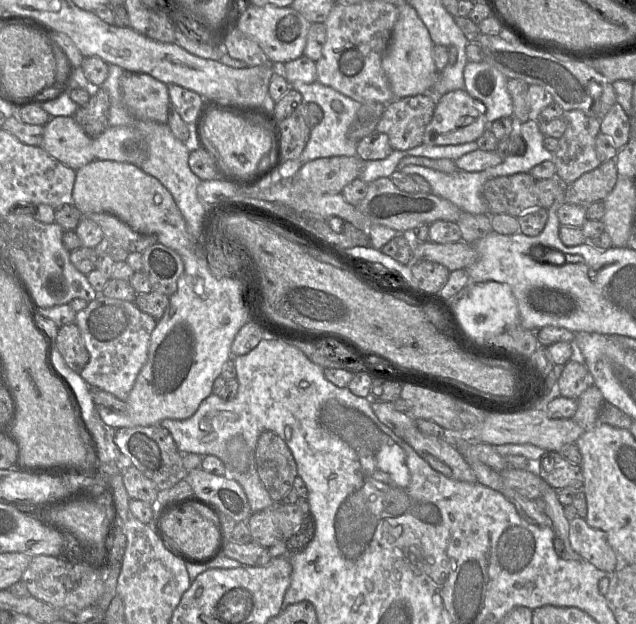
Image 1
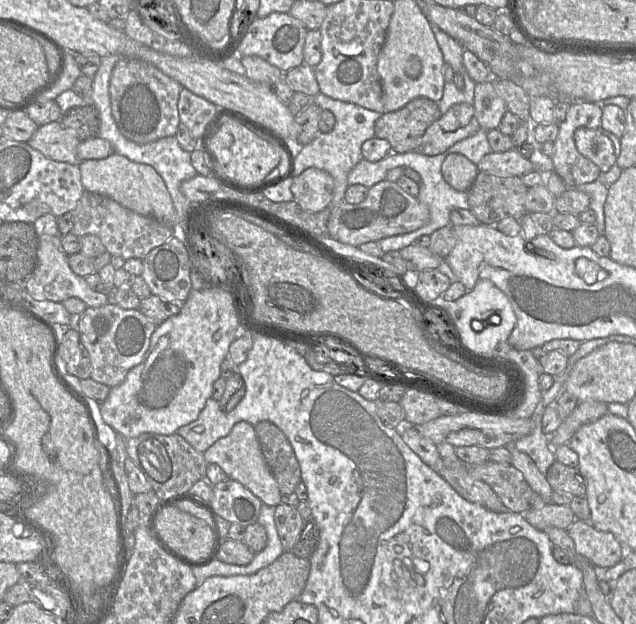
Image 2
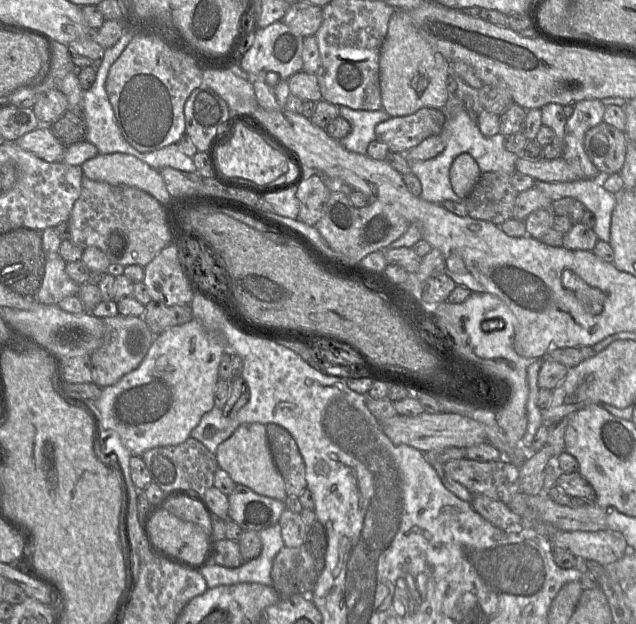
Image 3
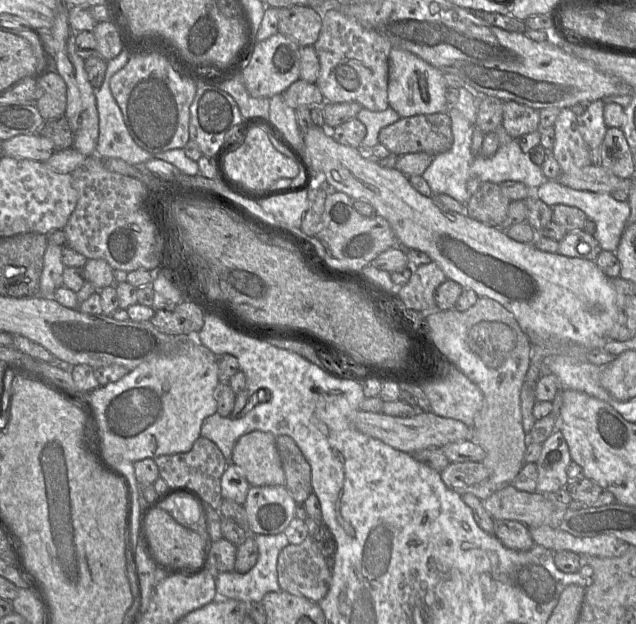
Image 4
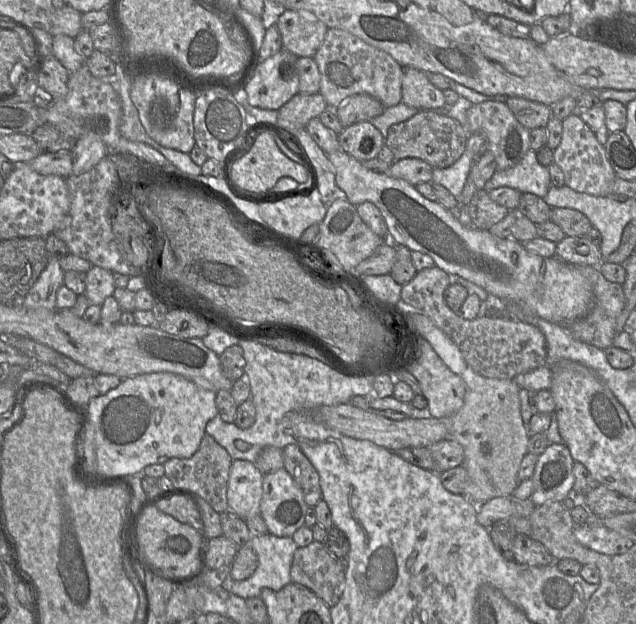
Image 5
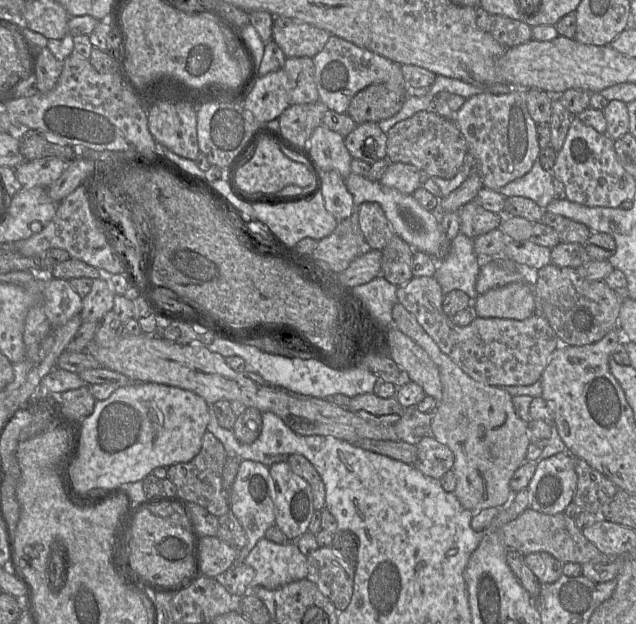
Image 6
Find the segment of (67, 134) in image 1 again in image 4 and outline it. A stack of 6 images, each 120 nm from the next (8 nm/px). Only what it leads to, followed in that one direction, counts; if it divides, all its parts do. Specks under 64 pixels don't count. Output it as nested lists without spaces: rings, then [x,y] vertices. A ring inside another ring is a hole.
[[[21,134],[3,141],[4,156],[45,162],[54,153],[52,142],[39,134]]]

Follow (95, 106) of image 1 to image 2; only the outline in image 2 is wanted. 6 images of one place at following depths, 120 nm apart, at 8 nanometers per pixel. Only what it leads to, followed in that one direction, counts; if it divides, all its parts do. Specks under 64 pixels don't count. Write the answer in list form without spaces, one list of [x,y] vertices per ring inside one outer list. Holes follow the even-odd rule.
[[[92,103],[69,109],[62,114],[59,122],[63,127],[72,130],[80,141],[98,137],[100,117]]]

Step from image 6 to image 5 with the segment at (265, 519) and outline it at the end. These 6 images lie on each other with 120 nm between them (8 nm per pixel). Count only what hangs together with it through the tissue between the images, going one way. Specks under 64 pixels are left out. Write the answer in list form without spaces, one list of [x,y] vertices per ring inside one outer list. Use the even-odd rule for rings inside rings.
[[[241,459],[232,460],[227,502],[229,509],[242,519],[260,514],[263,477],[264,474],[253,462]]]

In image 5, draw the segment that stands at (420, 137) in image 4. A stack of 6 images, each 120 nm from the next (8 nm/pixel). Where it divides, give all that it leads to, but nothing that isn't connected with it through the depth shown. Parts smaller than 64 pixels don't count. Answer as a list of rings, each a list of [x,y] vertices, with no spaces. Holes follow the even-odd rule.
[[[419,110],[410,119],[390,126],[385,145],[391,150],[395,160],[418,158],[433,168],[447,168],[464,153],[468,137],[467,131],[455,119],[433,110]]]

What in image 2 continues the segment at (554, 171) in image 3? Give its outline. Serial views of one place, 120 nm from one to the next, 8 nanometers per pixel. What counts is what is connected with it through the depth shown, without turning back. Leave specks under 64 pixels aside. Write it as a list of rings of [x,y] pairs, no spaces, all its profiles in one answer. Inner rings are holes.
[[[516,149],[486,154],[477,164],[477,168],[479,172],[518,177],[536,170],[531,161],[522,156]]]

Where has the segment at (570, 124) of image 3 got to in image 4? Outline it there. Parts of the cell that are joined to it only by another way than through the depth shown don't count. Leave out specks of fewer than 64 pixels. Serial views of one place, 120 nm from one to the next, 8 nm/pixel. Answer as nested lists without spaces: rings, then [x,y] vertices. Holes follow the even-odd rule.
[[[596,100],[589,103],[585,112],[577,117],[578,129],[589,148],[592,165],[600,165],[601,145],[608,129],[603,110],[603,101]]]

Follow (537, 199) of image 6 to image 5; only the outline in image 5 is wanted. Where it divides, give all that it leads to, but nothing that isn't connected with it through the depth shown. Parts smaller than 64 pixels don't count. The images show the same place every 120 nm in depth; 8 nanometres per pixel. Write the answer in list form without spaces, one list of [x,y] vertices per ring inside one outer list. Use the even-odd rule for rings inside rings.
[[[530,149],[515,166],[495,171],[484,189],[489,191],[499,187],[511,187],[543,199],[551,187],[548,168],[538,162],[536,151]]]

